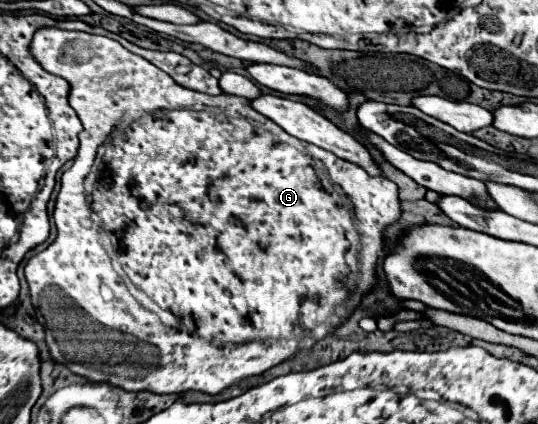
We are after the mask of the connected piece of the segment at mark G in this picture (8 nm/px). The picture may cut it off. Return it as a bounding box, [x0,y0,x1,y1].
[24,27,402,395]

